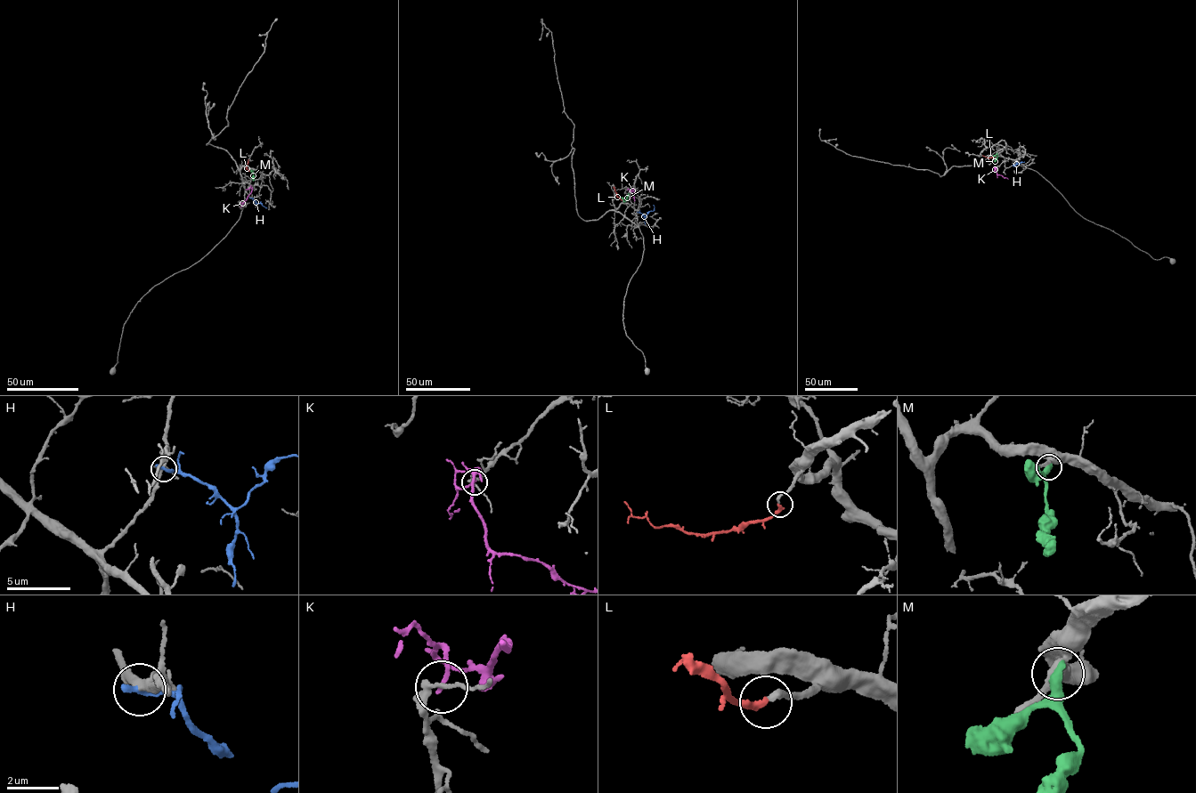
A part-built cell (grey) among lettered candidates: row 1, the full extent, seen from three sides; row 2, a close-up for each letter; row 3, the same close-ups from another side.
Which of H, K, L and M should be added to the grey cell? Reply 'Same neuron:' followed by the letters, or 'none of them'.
Same neuron: L

